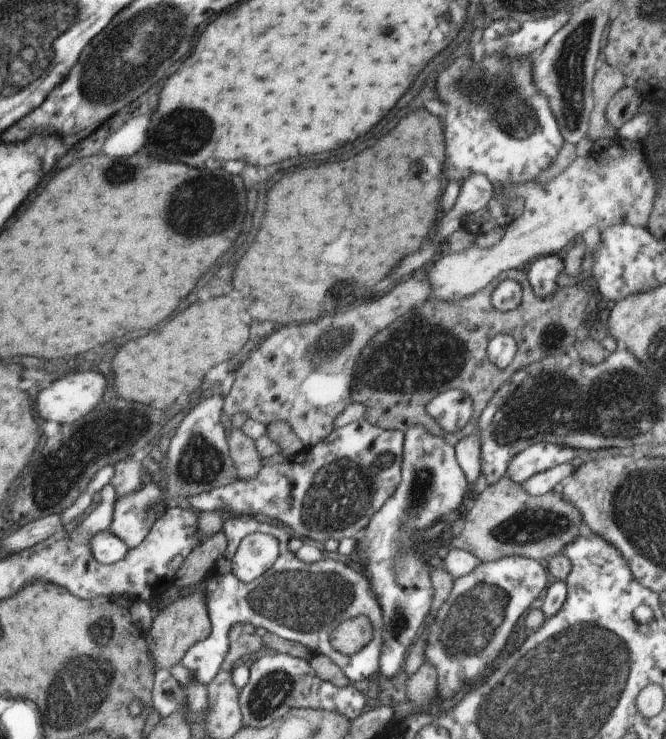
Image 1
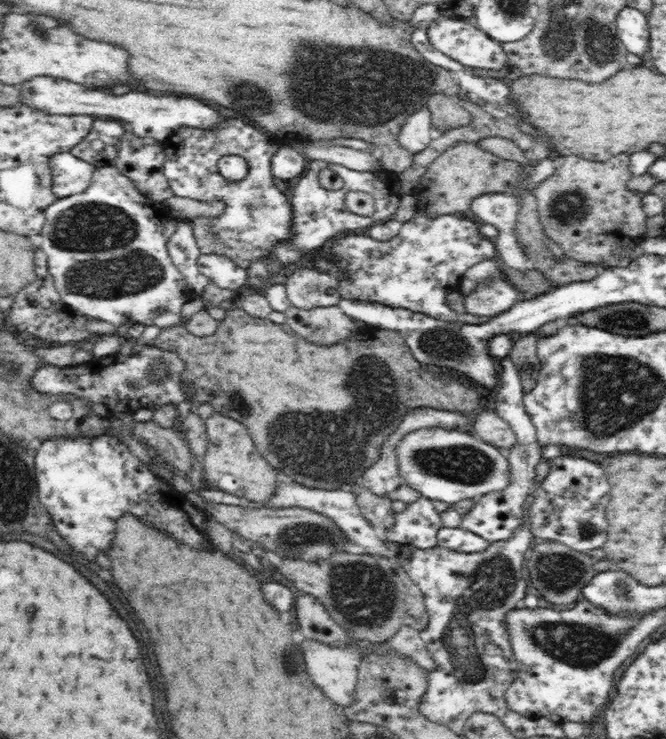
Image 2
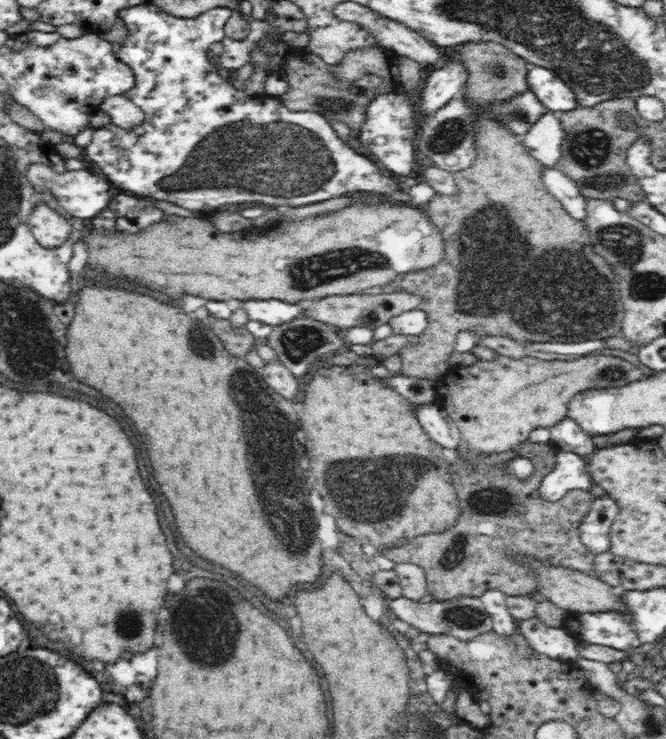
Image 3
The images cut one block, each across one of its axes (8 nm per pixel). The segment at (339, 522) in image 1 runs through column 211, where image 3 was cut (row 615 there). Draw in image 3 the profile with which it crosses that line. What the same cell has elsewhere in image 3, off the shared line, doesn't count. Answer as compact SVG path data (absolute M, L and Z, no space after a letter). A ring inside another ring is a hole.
M497 590L483 592L479 597L492 619L494 632L504 636L518 632L518 621L510 614L506 606L507 597L502 591Z

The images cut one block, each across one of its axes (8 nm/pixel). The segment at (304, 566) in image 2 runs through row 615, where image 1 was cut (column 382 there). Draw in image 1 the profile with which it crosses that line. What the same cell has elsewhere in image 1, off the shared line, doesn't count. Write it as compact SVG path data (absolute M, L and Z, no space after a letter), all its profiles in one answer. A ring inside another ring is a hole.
M510 269L501 272L492 282L489 282L482 292L468 296L458 302L442 302L442 300L430 300L429 298L417 308L402 314L398 320L394 320L388 328L384 328L376 334L373 340L365 345L356 358L354 364L354 378L352 378L352 400L360 403L366 412L362 418L368 423L378 425L383 429L399 430L403 433L410 426L424 426L430 434L442 436L450 446L455 446L462 438L477 432L478 418L484 407L488 404L492 395L509 381L512 375L520 368L526 368L542 360L545 356L558 356L573 351L578 343L579 332L588 316L588 294L581 286L560 287L556 294L546 298L536 298L530 282L528 282L525 270ZM503 280L514 280L522 287L523 297L518 308L501 312L492 306L491 294L498 283ZM512 332L518 343L518 357L506 368L497 369L489 361L487 346L490 340L497 334ZM452 389L462 389L472 398L474 414L471 421L466 424L464 430L450 434L444 432L427 412L427 404L440 393Z

